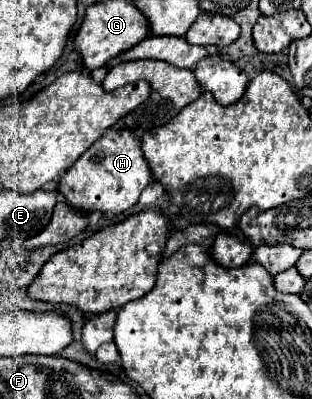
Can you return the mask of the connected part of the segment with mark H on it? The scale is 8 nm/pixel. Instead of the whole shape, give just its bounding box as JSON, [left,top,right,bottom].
[59,127,151,215]

